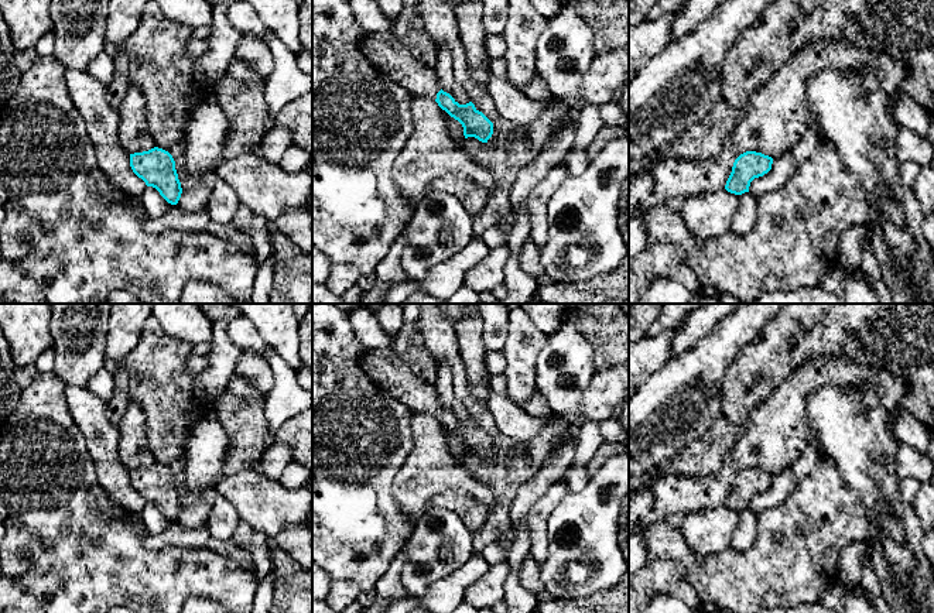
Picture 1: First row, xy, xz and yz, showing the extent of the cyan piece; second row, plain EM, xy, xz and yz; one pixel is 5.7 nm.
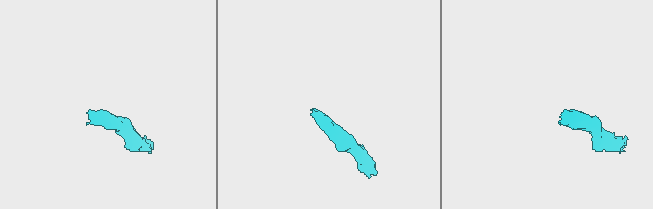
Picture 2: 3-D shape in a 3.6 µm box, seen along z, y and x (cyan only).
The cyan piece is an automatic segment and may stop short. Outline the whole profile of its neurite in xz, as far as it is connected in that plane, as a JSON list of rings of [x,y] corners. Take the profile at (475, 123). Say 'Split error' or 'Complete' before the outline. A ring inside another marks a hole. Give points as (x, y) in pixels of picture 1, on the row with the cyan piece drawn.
Split error. [[[391,31],[365,32],[360,49],[366,59],[379,71],[393,78],[413,97],[430,97],[463,127],[463,136],[482,143],[493,134],[493,123],[472,102],[459,105],[438,83],[431,65],[415,59]]]

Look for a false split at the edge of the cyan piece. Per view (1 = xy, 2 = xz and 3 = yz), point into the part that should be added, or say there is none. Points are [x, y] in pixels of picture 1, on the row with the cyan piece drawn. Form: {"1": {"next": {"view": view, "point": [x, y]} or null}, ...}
{"1": {"next": null}, "2": {"next": {"view": "xz", "point": [383, 50]}}, "3": {"next": null}}

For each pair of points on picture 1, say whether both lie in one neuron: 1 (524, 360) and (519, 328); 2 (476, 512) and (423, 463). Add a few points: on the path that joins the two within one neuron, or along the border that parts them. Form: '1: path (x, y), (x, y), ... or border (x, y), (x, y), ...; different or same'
1: path (522, 352), (522, 346), (517, 342), (519, 336); same
2: border (482, 502), (464, 489), (447, 489), (430, 504); different

